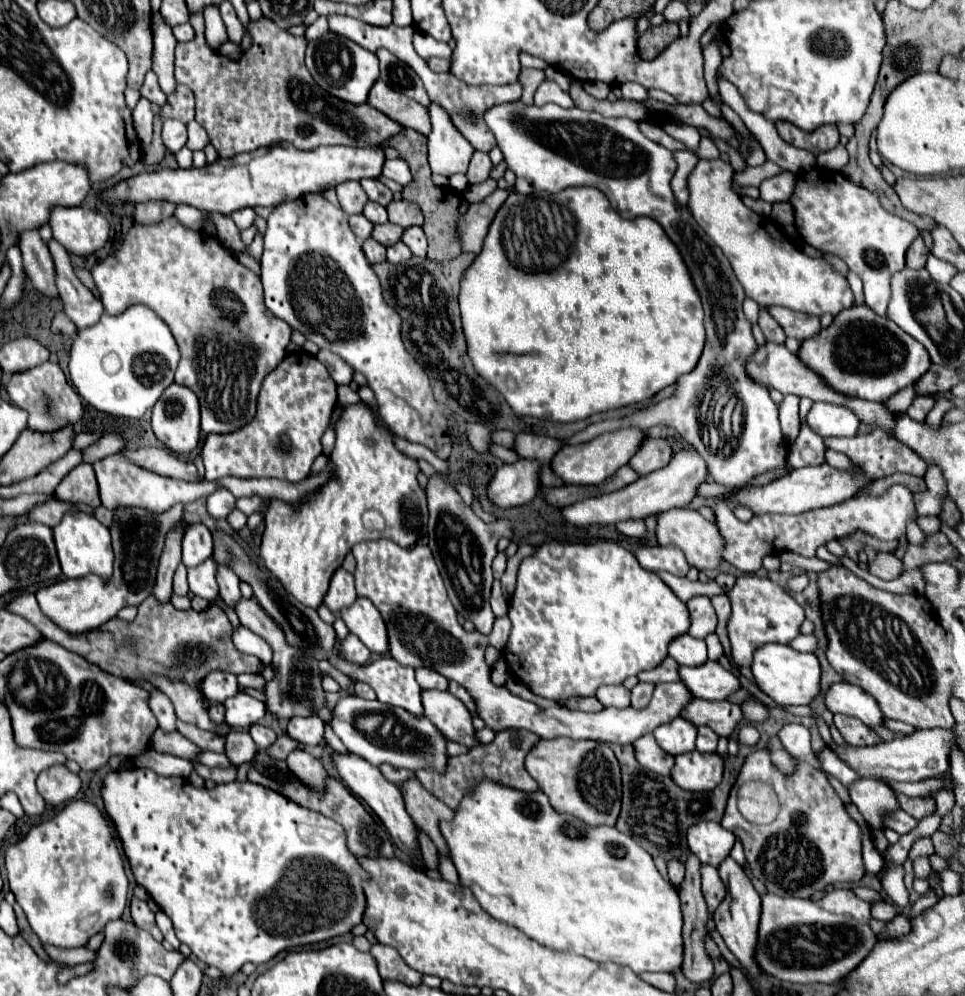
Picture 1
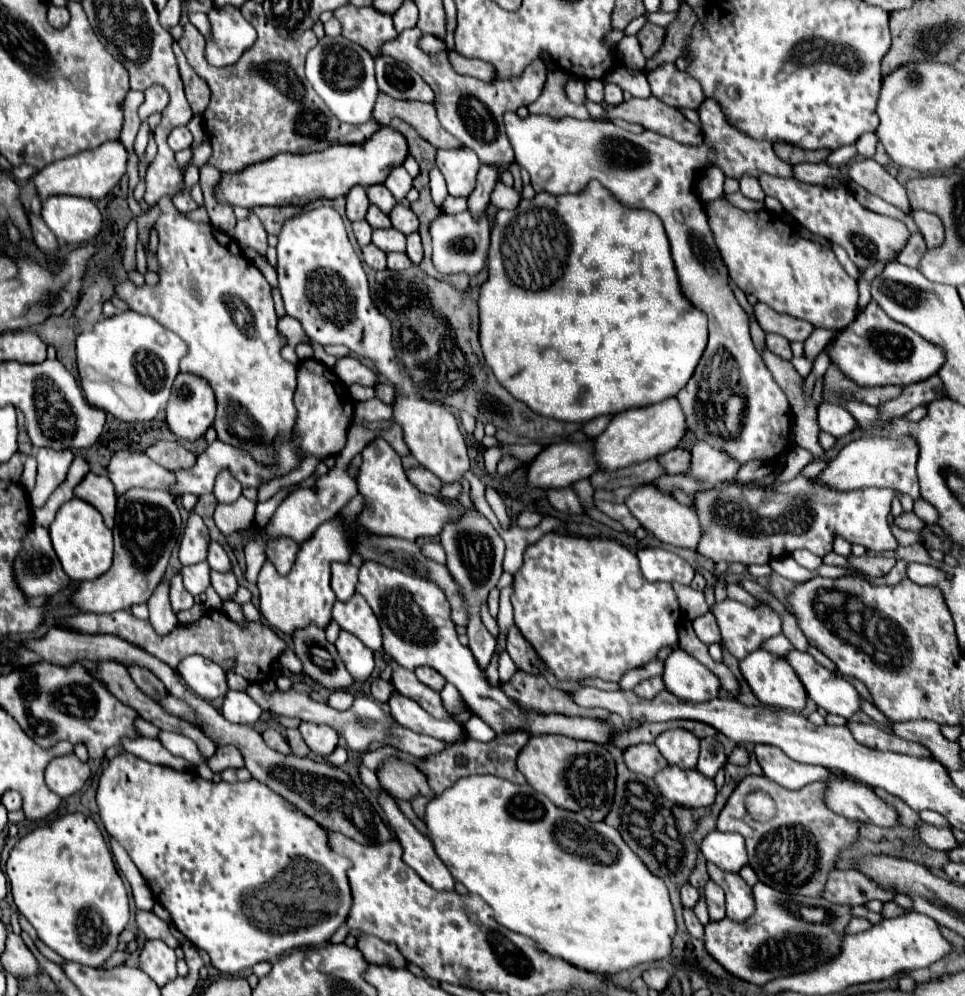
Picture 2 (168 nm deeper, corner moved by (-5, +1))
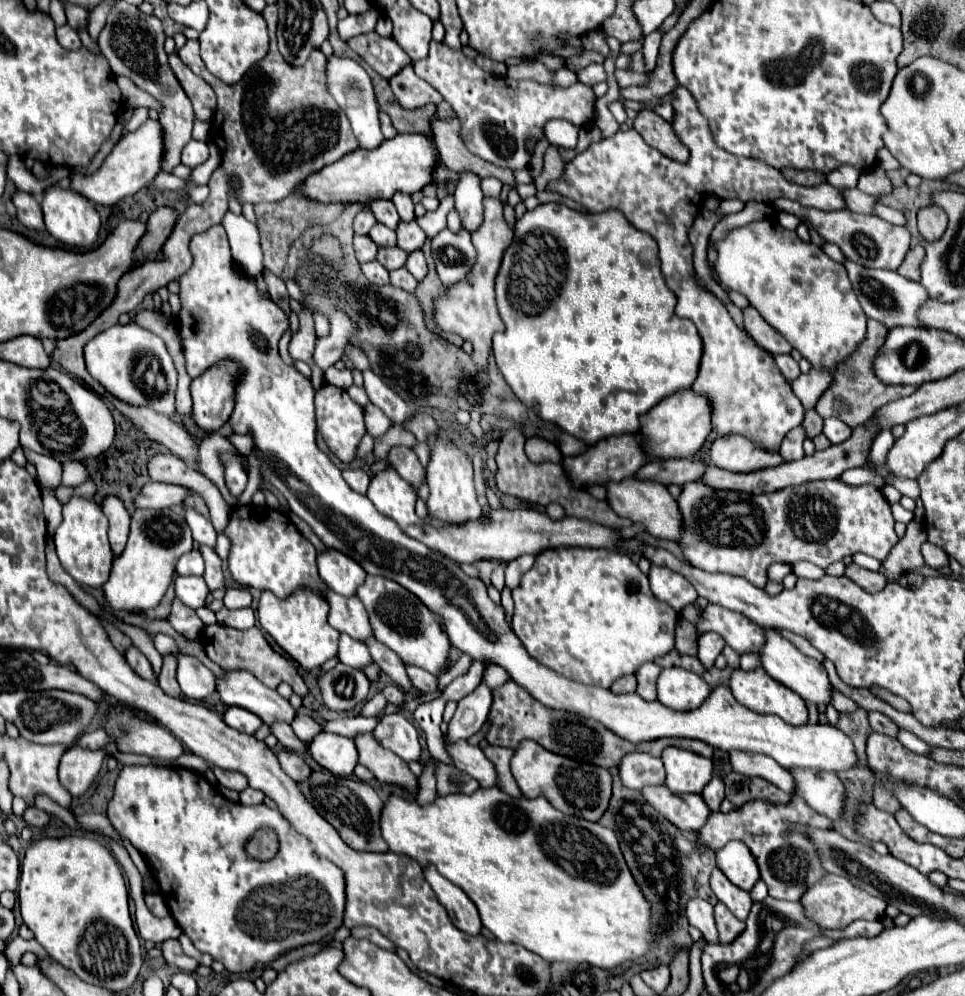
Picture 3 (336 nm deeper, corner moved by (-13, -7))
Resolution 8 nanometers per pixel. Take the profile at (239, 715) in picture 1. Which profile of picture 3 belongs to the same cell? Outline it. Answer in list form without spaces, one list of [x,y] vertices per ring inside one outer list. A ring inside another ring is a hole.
[[[230,706],[224,714],[224,722],[238,730],[238,732],[244,732],[244,734],[254,734],[260,726],[262,726],[262,720],[250,712],[250,710],[244,710],[244,708],[238,708],[238,706]]]

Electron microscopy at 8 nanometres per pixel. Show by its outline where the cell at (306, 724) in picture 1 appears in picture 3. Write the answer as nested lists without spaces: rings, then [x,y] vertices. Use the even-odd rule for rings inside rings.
[[[320,732],[310,742],[312,758],[336,776],[350,776],[358,764],[356,744],[350,738],[332,732]]]

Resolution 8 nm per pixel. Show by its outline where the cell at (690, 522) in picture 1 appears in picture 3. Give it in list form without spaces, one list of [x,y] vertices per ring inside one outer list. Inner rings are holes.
[[[626,478],[622,482],[610,482],[610,484],[606,484],[606,488],[608,488],[608,502],[618,516],[642,524],[644,530],[648,534],[652,534],[654,538],[680,542],[682,530],[684,530],[684,518],[678,508],[678,502],[672,498],[672,494],[666,490],[666,486],[650,484],[650,480],[642,482],[642,480]]]

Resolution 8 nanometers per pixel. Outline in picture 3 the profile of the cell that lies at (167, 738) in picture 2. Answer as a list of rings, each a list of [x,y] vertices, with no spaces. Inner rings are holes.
[[[128,710],[112,712],[104,728],[118,736],[116,744],[120,746],[122,752],[142,754],[154,760],[164,760],[164,762],[176,760],[184,754],[184,746],[174,734],[170,734],[166,728],[162,728],[156,722],[132,716]],[[122,726],[126,728],[124,736],[120,734]]]

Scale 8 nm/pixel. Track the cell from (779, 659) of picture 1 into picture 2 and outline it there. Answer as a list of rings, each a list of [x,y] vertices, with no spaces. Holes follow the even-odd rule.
[[[756,650],[750,656],[746,656],[744,660],[740,660],[740,672],[742,672],[744,680],[748,682],[750,690],[754,692],[754,696],[762,704],[782,708],[782,710],[790,710],[790,712],[800,712],[806,706],[808,696],[802,688],[802,682],[798,680],[794,670],[790,668],[790,664],[782,656],[776,656],[776,654],[764,652],[764,650]]]

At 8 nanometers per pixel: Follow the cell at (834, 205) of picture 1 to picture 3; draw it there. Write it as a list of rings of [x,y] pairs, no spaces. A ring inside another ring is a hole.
[[[776,198],[774,202],[776,210],[784,210],[790,212],[794,216],[798,216],[802,222],[808,222],[826,242],[838,244],[840,250],[846,254],[848,260],[864,266],[864,268],[882,268],[882,270],[896,270],[906,252],[910,250],[910,232],[906,226],[894,226],[878,216],[870,216],[870,214],[858,214],[852,212],[848,208],[842,210],[832,210],[832,212],[824,212],[818,208],[806,208],[794,200],[788,198]]]

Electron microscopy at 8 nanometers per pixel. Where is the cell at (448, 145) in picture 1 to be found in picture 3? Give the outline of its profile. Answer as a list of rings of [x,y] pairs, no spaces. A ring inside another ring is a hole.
[[[458,172],[460,178],[456,182],[456,190],[454,190],[454,198],[456,198],[456,210],[462,216],[462,224],[466,230],[474,232],[474,228],[478,228],[478,224],[482,224],[482,188],[480,182],[482,178],[478,178],[474,172]]]

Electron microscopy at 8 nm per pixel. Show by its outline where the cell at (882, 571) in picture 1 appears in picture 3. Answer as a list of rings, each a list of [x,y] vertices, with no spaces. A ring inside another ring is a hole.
[[[854,562],[846,568],[846,576],[850,580],[854,580],[858,586],[862,586],[864,590],[868,590],[868,592],[880,592],[888,584],[888,580],[882,572],[872,572],[872,570],[860,568]]]

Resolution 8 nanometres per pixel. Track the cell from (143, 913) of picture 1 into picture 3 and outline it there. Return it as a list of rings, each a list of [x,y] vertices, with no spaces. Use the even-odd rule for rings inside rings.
[[[166,940],[162,944],[162,954],[164,954],[164,960],[170,964],[170,966],[176,966],[180,970],[186,970],[186,972],[194,972],[198,962],[190,956],[186,956],[180,948],[180,942],[178,940]]]

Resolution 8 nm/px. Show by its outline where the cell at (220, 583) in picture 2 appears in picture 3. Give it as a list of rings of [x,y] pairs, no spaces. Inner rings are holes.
[[[202,548],[202,556],[206,562],[206,572],[204,580],[210,590],[224,588],[224,574],[222,574],[222,560],[218,558],[216,552],[210,552],[210,548]]]

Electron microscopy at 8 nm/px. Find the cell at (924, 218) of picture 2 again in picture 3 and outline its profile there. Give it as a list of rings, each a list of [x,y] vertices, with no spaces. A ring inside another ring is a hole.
[[[926,206],[918,212],[918,230],[926,242],[936,242],[946,232],[946,214],[942,208]]]

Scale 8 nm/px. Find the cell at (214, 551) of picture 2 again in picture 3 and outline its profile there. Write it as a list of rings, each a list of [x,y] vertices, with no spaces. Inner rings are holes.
[[[184,508],[186,510],[186,522],[192,530],[192,536],[196,542],[204,544],[204,546],[210,546],[210,548],[216,548],[216,530],[212,528],[210,520],[206,520],[204,516],[200,516],[196,510],[192,508]]]

